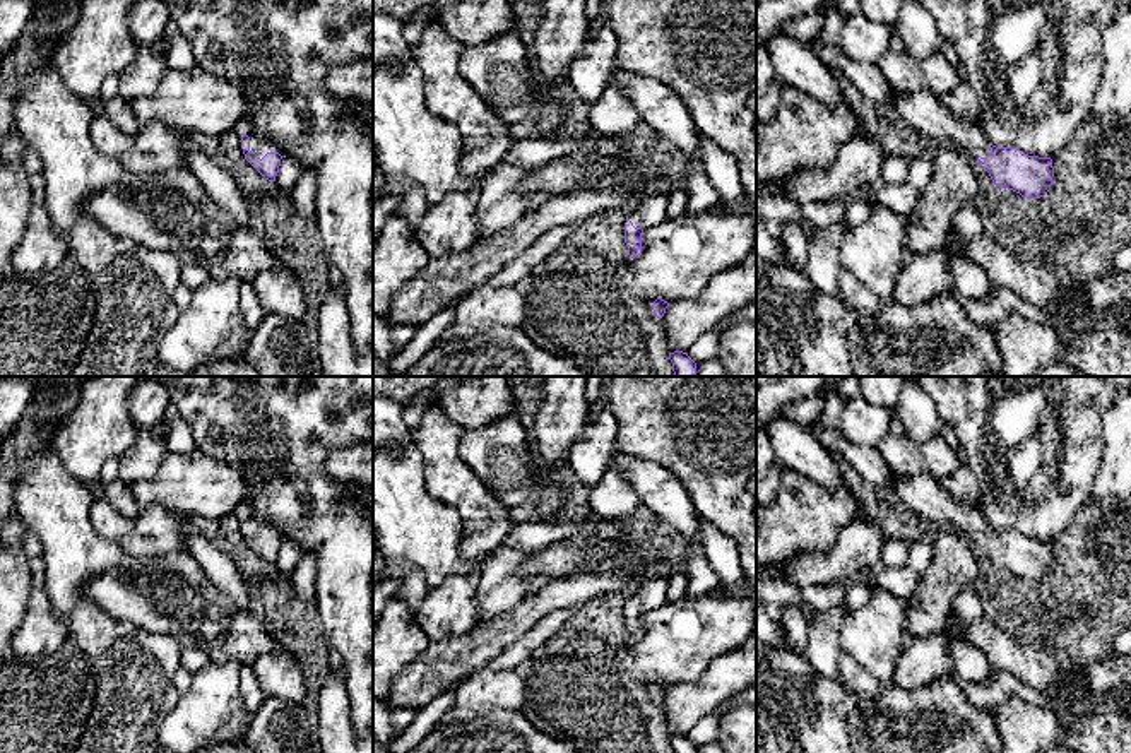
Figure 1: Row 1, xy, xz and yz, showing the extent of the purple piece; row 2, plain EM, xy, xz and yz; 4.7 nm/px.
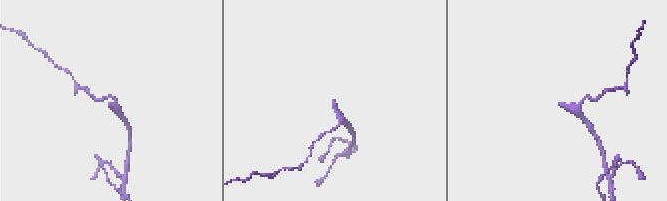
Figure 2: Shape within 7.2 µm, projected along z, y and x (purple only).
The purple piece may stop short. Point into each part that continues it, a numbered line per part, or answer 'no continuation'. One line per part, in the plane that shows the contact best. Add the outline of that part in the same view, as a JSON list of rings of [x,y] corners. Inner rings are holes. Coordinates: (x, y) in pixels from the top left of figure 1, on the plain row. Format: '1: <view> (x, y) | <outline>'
1: xy (257, 527) | [[[248,515],[250,520],[250,534],[257,537],[257,541],[264,541],[267,536],[277,536],[275,531],[272,531],[264,520]]]

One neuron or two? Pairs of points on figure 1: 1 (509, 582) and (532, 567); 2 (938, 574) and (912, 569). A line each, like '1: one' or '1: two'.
1: two
2: two

